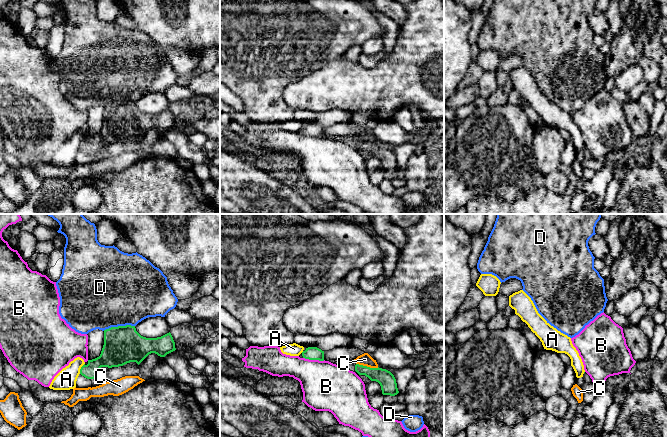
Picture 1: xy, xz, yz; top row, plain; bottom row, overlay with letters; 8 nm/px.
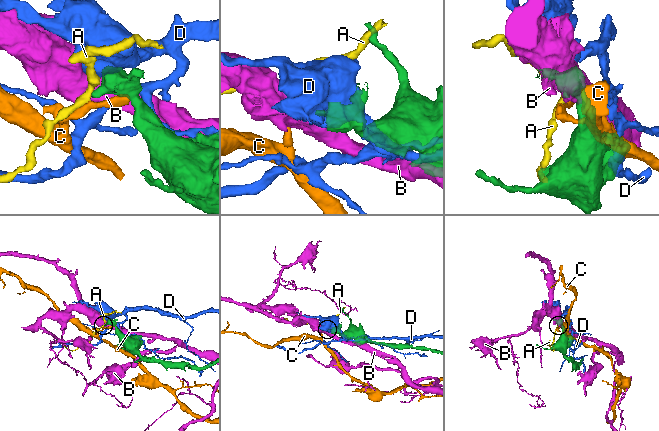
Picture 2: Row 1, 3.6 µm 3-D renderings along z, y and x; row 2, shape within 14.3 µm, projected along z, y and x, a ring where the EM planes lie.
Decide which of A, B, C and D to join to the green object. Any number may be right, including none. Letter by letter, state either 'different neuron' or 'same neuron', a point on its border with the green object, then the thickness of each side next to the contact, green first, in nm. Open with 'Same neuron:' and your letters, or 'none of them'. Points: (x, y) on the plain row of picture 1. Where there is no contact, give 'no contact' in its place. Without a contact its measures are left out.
Same neuron: none of them
A: different neuron; contact xy (81, 144); calibres 160 and 160 nm
B: different neuron; contact xz (314, 135); calibres 110 and 380 nm
C: different neuron; contact xz (366, 142); calibres 140 and 100 nm
D: different neuron; contact xy (118, 102); calibres 300 and 500 nm

